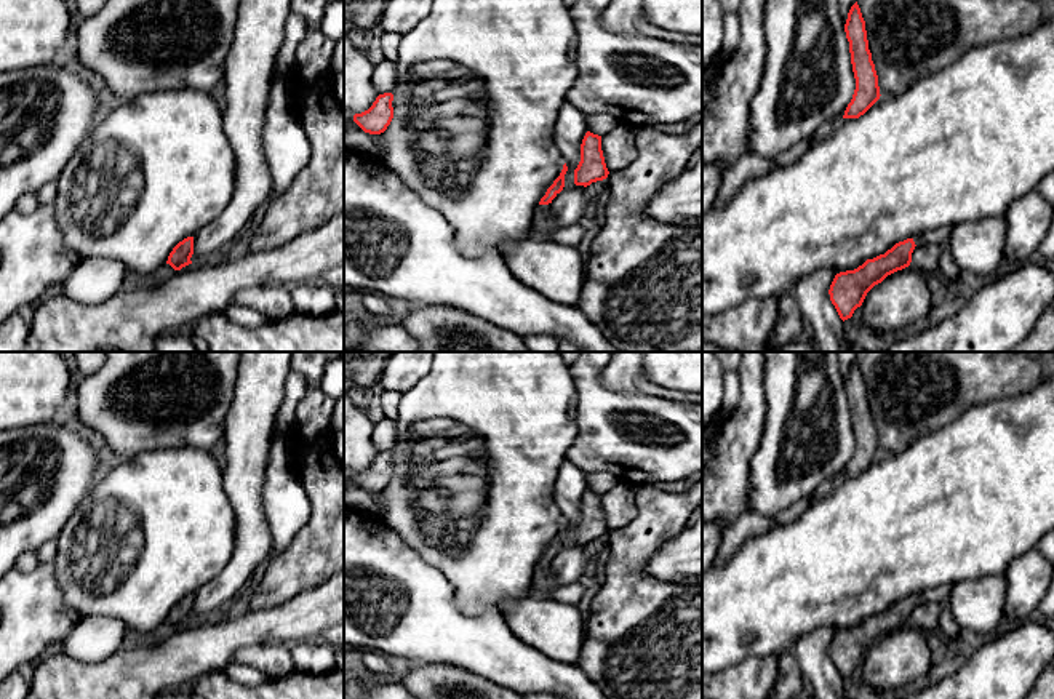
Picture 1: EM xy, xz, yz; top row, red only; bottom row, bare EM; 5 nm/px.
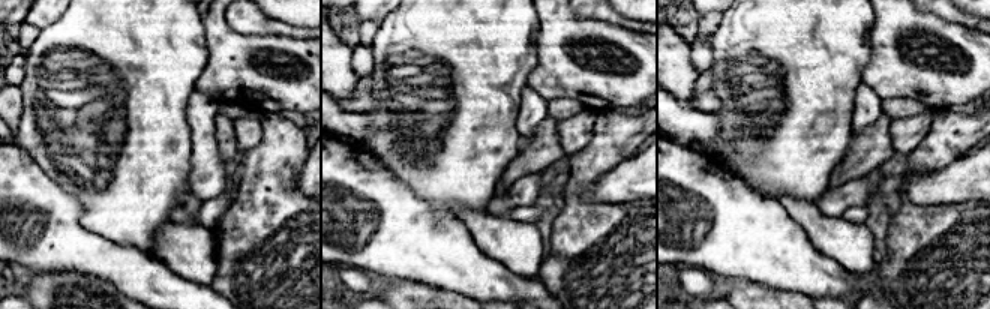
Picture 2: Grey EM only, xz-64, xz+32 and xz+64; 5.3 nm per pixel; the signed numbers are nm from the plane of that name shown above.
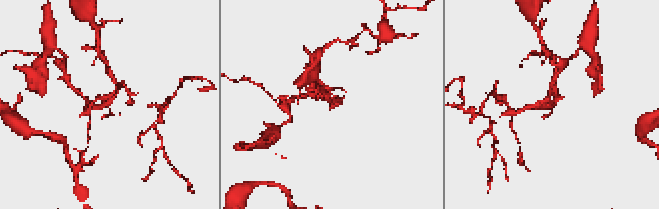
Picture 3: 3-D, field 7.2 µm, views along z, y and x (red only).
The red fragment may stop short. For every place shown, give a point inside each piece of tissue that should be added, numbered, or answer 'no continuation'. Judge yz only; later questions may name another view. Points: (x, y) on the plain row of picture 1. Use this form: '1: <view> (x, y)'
1: yz (941, 594)

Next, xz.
1: xz (544, 586)

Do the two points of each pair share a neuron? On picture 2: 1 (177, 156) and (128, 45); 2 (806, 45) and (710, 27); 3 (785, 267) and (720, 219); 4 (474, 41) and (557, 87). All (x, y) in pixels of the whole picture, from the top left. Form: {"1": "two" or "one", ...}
{"1": "one", "2": "two", "3": "one", "4": "two"}

